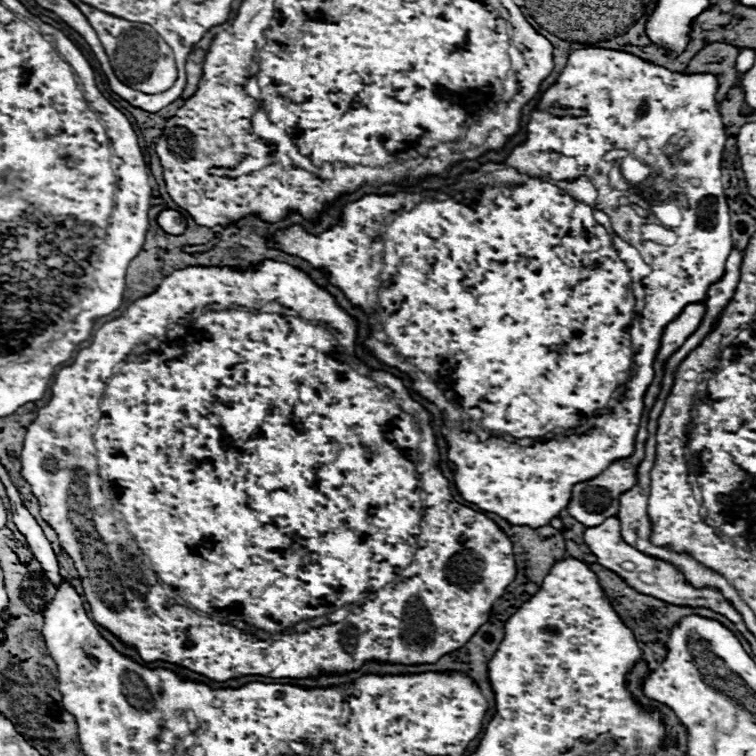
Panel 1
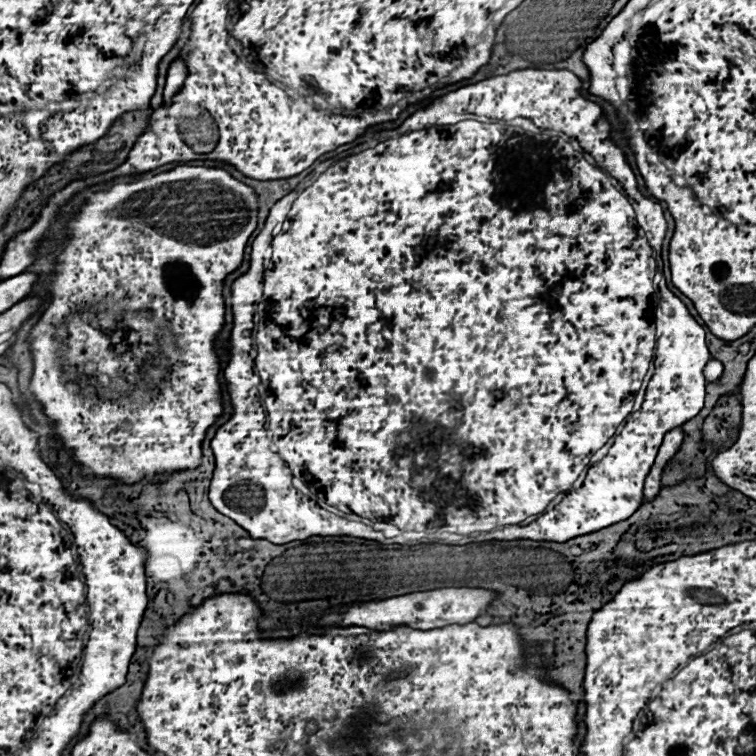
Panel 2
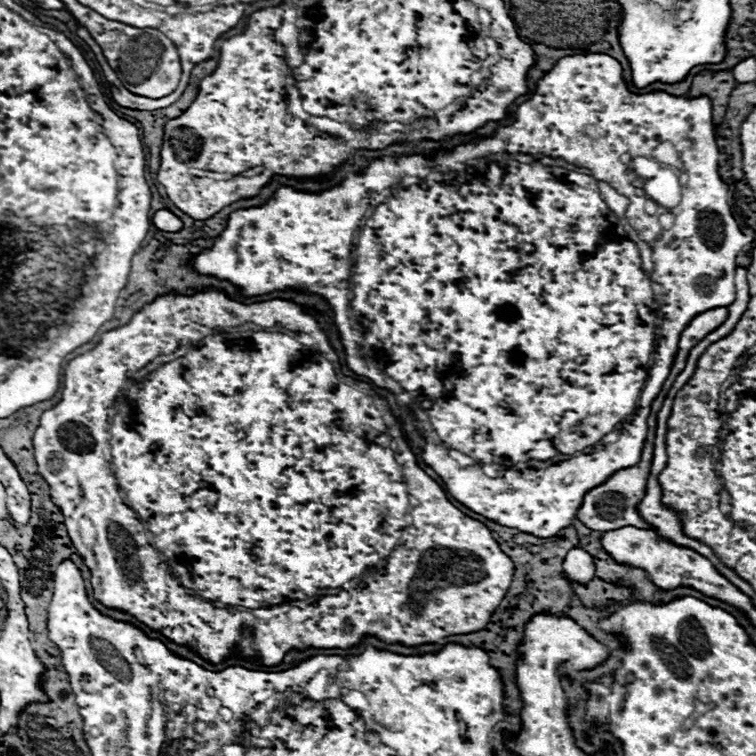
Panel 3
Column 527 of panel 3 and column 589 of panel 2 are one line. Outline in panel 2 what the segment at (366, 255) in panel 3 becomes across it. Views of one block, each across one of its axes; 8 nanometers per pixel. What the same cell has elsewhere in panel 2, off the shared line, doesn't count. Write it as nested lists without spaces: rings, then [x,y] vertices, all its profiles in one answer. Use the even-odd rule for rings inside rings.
[[[526,68],[526,70],[514,70],[514,72],[510,72],[510,74],[506,74],[506,76],[494,76],[494,78],[488,78],[488,80],[482,80],[482,82],[476,82],[476,84],[468,84],[468,86],[464,86],[464,88],[458,88],[458,90],[454,90],[454,92],[448,92],[448,94],[444,94],[444,96],[438,96],[438,98],[434,98],[434,100],[432,100],[432,104],[428,104],[428,106],[426,106],[426,108],[422,108],[422,110],[416,110],[416,112],[414,112],[414,114],[412,114],[412,116],[410,116],[410,118],[406,118],[406,120],[404,120],[404,122],[402,122],[402,124],[400,124],[400,126],[398,126],[398,128],[396,128],[396,130],[394,130],[394,132],[396,132],[396,134],[402,134],[402,136],[398,136],[398,138],[392,138],[392,140],[386,140],[386,142],[380,142],[380,144],[378,144],[378,146],[374,146],[374,148],[368,148],[368,150],[362,150],[362,152],[358,152],[358,154],[352,154],[352,156],[348,156],[348,158],[344,158],[344,160],[340,160],[340,162],[336,162],[336,164],[334,164],[334,166],[330,166],[330,168],[328,168],[328,170],[326,170],[326,172],[324,172],[324,174],[320,174],[320,176],[318,176],[318,178],[316,178],[316,180],[314,180],[314,182],[312,182],[312,184],[310,184],[310,186],[308,186],[308,188],[306,188],[306,190],[304,190],[304,192],[300,192],[300,196],[298,196],[298,198],[296,198],[296,200],[294,200],[294,204],[292,204],[292,212],[290,212],[290,216],[288,216],[288,218],[286,218],[286,214],[288,214],[288,208],[290,208],[290,204],[288,204],[288,202],[286,202],[286,204],[284,204],[284,200],[280,200],[280,202],[276,202],[276,204],[274,204],[274,206],[272,206],[272,208],[270,208],[270,214],[268,214],[268,218],[266,218],[266,222],[264,222],[264,228],[262,228],[262,230],[260,230],[260,234],[258,234],[258,236],[256,236],[256,238],[254,238],[254,242],[252,242],[252,252],[250,252],[250,268],[248,268],[248,272],[246,272],[246,274],[242,274],[242,276],[238,276],[238,278],[236,278],[236,280],[234,280],[234,282],[232,282],[232,286],[230,286],[230,300],[232,300],[232,314],[234,314],[234,326],[232,326],[232,332],[230,332],[230,340],[228,340],[228,350],[226,350],[226,352],[228,352],[228,364],[226,364],[226,368],[224,368],[224,380],[226,380],[226,382],[228,382],[228,384],[226,384],[226,388],[228,388],[228,396],[230,396],[230,404],[232,404],[232,416],[230,416],[230,420],[228,420],[228,422],[224,422],[224,424],[222,424],[222,426],[220,426],[220,428],[218,428],[218,432],[216,432],[216,436],[214,436],[214,438],[212,438],[212,442],[210,442],[210,446],[212,446],[212,452],[214,452],[214,458],[216,458],[216,468],[214,468],[214,476],[212,476],[212,482],[210,482],[210,492],[208,492],[208,496],[210,496],[210,502],[212,502],[212,506],[214,506],[214,508],[216,508],[216,510],[218,510],[218,512],[220,512],[220,514],[224,514],[224,516],[228,516],[228,518],[232,518],[232,520],[234,520],[234,522],[236,522],[236,524],[238,524],[238,526],[242,526],[242,528],[244,528],[244,530],[246,530],[246,532],[248,532],[248,534],[250,534],[250,536],[252,536],[252,538],[264,538],[264,540],[270,540],[270,542],[274,542],[274,544],[288,544],[288,542],[292,542],[292,540],[306,540],[306,538],[310,538],[310,536],[354,536],[354,538],[364,538],[364,540],[376,540],[376,542],[382,542],[382,544],[428,544],[428,540],[436,540],[436,542],[440,542],[440,544],[442,544],[442,542],[444,542],[444,544],[454,544],[454,534],[462,534],[462,536],[468,536],[468,534],[472,534],[472,532],[490,532],[490,530],[494,530],[494,528],[496,528],[496,526],[510,526],[510,524],[518,524],[518,522],[522,522],[522,520],[526,520],[526,518],[528,518],[528,516],[536,516],[536,514],[540,514],[540,515],[538,515],[538,517],[537,517],[537,519],[536,519],[536,520],[534,520],[534,521],[533,521],[533,522],[532,522],[532,524],[528,524],[528,526],[510,526],[510,528],[508,528],[508,530],[494,530],[494,534],[488,534],[488,536],[486,536],[486,540],[494,540],[494,538],[496,538],[496,540],[538,540],[538,542],[566,542],[566,540],[570,540],[570,538],[576,538],[576,536],[582,536],[582,534],[590,534],[590,532],[598,532],[598,530],[602,530],[602,528],[608,528],[608,526],[612,526],[612,524],[616,524],[616,522],[622,522],[622,520],[626,520],[626,518],[630,518],[630,514],[634,514],[634,510],[638,510],[638,506],[642,506],[642,500],[644,500],[644,480],[646,480],[646,476],[648,476],[648,472],[650,472],[650,468],[652,468],[652,464],[654,464],[654,460],[656,460],[656,454],[658,454],[658,448],[660,448],[660,444],[662,444],[662,440],[664,440],[664,436],[666,436],[666,432],[670,432],[670,430],[674,430],[674,428],[678,428],[678,426],[682,426],[682,424],[684,424],[684,422],[688,422],[688,420],[690,420],[690,418],[694,418],[694,416],[696,416],[696,414],[698,414],[698,412],[700,412],[700,410],[702,410],[702,406],[704,406],[704,388],[706,388],[706,380],[704,380],[704,366],[706,366],[706,362],[708,362],[708,360],[710,360],[710,354],[708,354],[708,348],[706,348],[706,344],[704,344],[704,328],[702,328],[702,326],[700,326],[700,324],[698,324],[698,322],[696,322],[696,320],[694,320],[694,318],[692,318],[692,316],[690,316],[690,312],[688,312],[688,308],[686,308],[686,306],[684,306],[684,302],[682,302],[682,300],[680,300],[680,298],[676,298],[676,296],[674,296],[674,294],[672,294],[672,292],[670,292],[670,290],[669,290],[669,289],[668,289],[668,287],[667,287],[667,284],[666,284],[666,280],[665,280],[665,278],[664,278],[664,276],[663,276],[663,275],[662,275],[662,273],[661,273],[661,272],[660,272],[660,271],[659,271],[659,270],[658,270],[658,267],[657,267],[657,269],[656,269],[656,263],[657,263],[657,265],[662,265],[662,259],[661,259],[661,257],[655,257],[655,260],[654,260],[654,258],[652,258],[652,248],[653,248],[653,250],[654,250],[654,251],[655,251],[655,253],[656,253],[656,255],[660,255],[660,254],[661,254],[661,250],[662,250],[662,246],[663,246],[663,243],[664,243],[664,241],[665,241],[665,239],[666,239],[666,235],[667,235],[667,232],[668,232],[668,234],[670,234],[670,232],[671,232],[671,230],[673,230],[673,229],[674,229],[674,220],[672,220],[672,221],[670,221],[670,220],[668,220],[668,219],[666,219],[666,218],[665,218],[665,215],[664,215],[664,209],[663,209],[663,207],[662,207],[662,205],[661,205],[661,204],[660,204],[660,202],[661,202],[661,201],[657,201],[657,200],[655,200],[655,199],[654,199],[654,198],[652,198],[652,197],[650,197],[650,196],[645,196],[645,195],[643,195],[643,196],[642,196],[642,194],[640,194],[640,192],[638,192],[638,188],[636,188],[636,176],[634,176],[634,172],[632,172],[632,168],[630,168],[630,166],[628,166],[628,162],[626,162],[626,158],[624,158],[624,148],[620,148],[620,146],[616,146],[616,144],[614,144],[614,142],[612,142],[612,140],[610,140],[610,132],[612,132],[612,126],[610,126],[610,122],[608,122],[608,120],[606,120],[606,118],[604,118],[604,116],[602,116],[602,108],[600,108],[600,106],[598,106],[598,104],[594,104],[594,102],[588,102],[588,100],[584,100],[584,98],[582,98],[582,94],[580,94],[580,88],[582,88],[582,82],[580,82],[580,80],[578,80],[578,78],[576,78],[576,76],[574,76],[574,74],[572,74],[572,72],[570,72],[570,70],[534,70],[534,68]],[[448,112],[454,112],[454,114],[461,114],[461,115],[455,115],[455,117],[454,117],[454,118],[453,118],[453,119],[452,119],[452,120],[451,120],[451,121],[449,121],[449,123],[450,123],[450,124],[452,124],[452,123],[453,123],[453,124],[452,124],[452,126],[434,126],[434,124],[436,124],[436,122],[438,122],[438,120],[440,120],[440,118],[442,118],[442,116],[446,116],[446,114],[448,114]],[[474,114],[478,114],[478,116],[477,116],[477,115],[474,115]],[[485,116],[490,116],[490,118],[498,118],[498,120],[511,120],[511,121],[510,121],[510,122],[509,122],[509,125],[511,125],[511,126],[514,126],[514,127],[521,127],[521,128],[523,128],[523,129],[524,129],[524,130],[525,130],[525,131],[526,131],[526,132],[530,132],[530,133],[532,133],[532,134],[540,134],[540,133],[542,133],[542,130],[541,130],[541,129],[540,129],[540,128],[550,128],[550,130],[560,130],[560,132],[564,132],[564,134],[568,134],[568,136],[570,136],[570,138],[576,138],[576,140],[578,140],[578,142],[580,142],[580,146],[582,146],[582,148],[584,148],[584,150],[590,150],[590,155],[589,155],[589,154],[586,154],[586,153],[583,153],[583,155],[584,155],[584,156],[585,156],[585,158],[587,158],[587,161],[588,161],[588,162],[589,162],[589,163],[590,163],[590,164],[588,164],[588,162],[586,162],[586,160],[584,160],[584,156],[568,156],[568,158],[552,158],[552,156],[550,156],[550,152],[548,152],[548,142],[538,142],[538,140],[534,140],[534,138],[528,138],[528,136],[524,136],[524,134],[510,134],[510,132],[508,132],[508,130],[506,130],[506,128],[504,128],[504,126],[502,126],[502,124],[492,124],[492,122],[491,122],[491,119],[490,119],[490,118],[488,118],[488,117],[485,117]],[[518,116],[522,116],[522,118],[521,118],[521,117],[518,117]],[[514,118],[515,118],[515,119],[514,119]],[[525,118],[530,118],[530,120],[529,120],[529,119],[525,119]],[[470,119],[472,119],[472,120],[470,120]],[[531,120],[532,120],[532,121],[531,121]],[[460,121],[462,121],[462,122],[460,122]],[[478,121],[480,121],[480,122],[478,122]],[[533,122],[534,122],[534,124],[538,124],[538,127],[536,127],[536,126],[535,126],[535,125],[534,125],[534,124],[533,124]],[[455,123],[458,123],[458,124],[455,124]],[[428,126],[430,126],[430,128],[428,128]],[[420,128],[424,128],[424,130],[420,130]],[[412,130],[416,130],[416,132],[412,132]],[[406,132],[408,132],[408,134],[406,134]],[[595,160],[596,160],[596,164],[598,164],[598,166],[600,166],[600,164],[602,164],[602,166],[600,166],[600,168],[604,168],[604,170],[606,170],[606,172],[608,172],[608,174],[607,174],[607,175],[608,175],[608,176],[606,176],[606,172],[604,172],[604,170],[600,170],[600,168],[598,168],[598,166],[594,166],[594,162],[595,162]],[[454,166],[456,166],[456,168],[454,168]],[[446,174],[448,174],[448,178],[446,178]],[[534,174],[536,174],[536,204],[534,204],[534,200],[532,200],[532,198],[530,198],[530,200],[528,200],[528,194],[526,194],[526,192],[534,192]],[[609,174],[614,174],[614,178],[613,178],[613,177],[611,177],[611,176],[610,176],[610,175],[609,175]],[[608,177],[609,177],[609,179],[610,179],[610,180],[608,180]],[[615,178],[616,178],[616,179],[615,179]],[[408,180],[410,180],[410,182],[408,182]],[[442,180],[444,180],[444,182],[442,182]],[[617,180],[620,180],[620,183],[619,183],[619,182],[618,182],[618,181],[617,181]],[[610,181],[611,181],[611,183],[612,183],[612,184],[613,184],[613,186],[612,186],[612,184],[610,184]],[[621,184],[622,184],[622,186],[621,186]],[[460,186],[462,186],[462,188],[460,188]],[[614,187],[615,187],[615,188],[614,188]],[[530,188],[532,188],[532,190],[530,190]],[[622,188],[624,188],[624,192],[626,192],[626,194],[628,194],[628,196],[630,196],[630,198],[632,198],[632,200],[634,200],[634,202],[636,202],[636,204],[637,204],[637,206],[634,206],[634,208],[636,208],[636,214],[634,214],[634,210],[632,210],[632,206],[630,206],[630,202],[628,202],[628,198],[626,198],[626,196],[622,196],[622,194],[620,194],[620,192],[618,192],[618,190],[619,190],[619,191],[621,191],[621,192],[623,192],[623,189],[622,189]],[[616,189],[617,189],[617,190],[616,190]],[[512,192],[514,192],[514,194],[512,194]],[[524,196],[526,196],[526,198],[524,198]],[[284,220],[286,220],[286,222],[284,222]],[[636,221],[637,221],[637,223],[638,223],[638,224],[640,224],[640,226],[642,226],[642,228],[644,228],[644,229],[642,229],[642,228],[638,228],[638,224],[636,224]],[[282,222],[284,222],[284,226],[282,226],[282,230],[280,230],[280,234],[278,234],[278,236],[274,236],[274,228],[276,228],[276,224],[282,224]],[[646,236],[647,236],[647,237],[646,237]],[[272,238],[274,238],[274,240],[272,240]],[[574,238],[576,238],[576,240],[574,240]],[[568,246],[570,246],[570,248],[568,248]],[[650,246],[651,246],[651,247],[652,247],[652,248],[650,248]],[[272,248],[274,248],[274,260],[272,260],[272,266],[270,266],[270,268],[268,268],[268,270],[266,270],[266,266],[268,266],[268,264],[270,264],[270,258],[272,258]],[[564,248],[566,248],[566,252],[564,252]],[[560,252],[562,252],[562,254],[560,254]],[[264,270],[266,270],[266,272],[264,272]],[[654,274],[655,274],[655,275],[654,275]],[[262,278],[264,278],[264,296],[266,296],[266,306],[264,306],[264,298],[262,298]],[[652,278],[653,278],[653,288],[652,288]],[[638,292],[642,292],[642,296],[628,296],[628,294],[638,294]],[[654,305],[655,305],[655,306],[657,306],[657,309],[659,309],[659,310],[658,310],[658,311],[659,311],[659,312],[661,312],[661,313],[662,313],[662,316],[661,316],[661,315],[660,315],[660,314],[659,314],[659,315],[658,315],[658,314],[657,314],[657,316],[656,316],[656,319],[658,319],[658,320],[661,320],[661,321],[662,321],[662,322],[664,322],[664,332],[662,332],[662,336],[660,336],[660,337],[659,337],[659,338],[658,338],[658,339],[657,339],[657,341],[656,341],[656,334],[654,334],[654,330],[656,330],[656,324],[654,324]],[[264,308],[266,308],[266,316],[264,316]],[[576,318],[580,318],[580,320],[582,320],[582,318],[584,318],[584,324],[582,324],[582,322],[580,322],[580,320],[578,320],[578,322],[574,322],[574,320],[576,320]],[[260,320],[264,320],[264,322],[262,322],[262,324],[258,324],[258,322],[260,322]],[[572,322],[574,322],[574,324],[572,324]],[[256,324],[258,324],[258,334],[256,334],[256,338],[254,338],[254,328],[256,328]],[[256,340],[258,340],[258,346],[256,346]],[[654,344],[656,344],[656,347],[655,347],[655,350],[654,350]],[[652,350],[654,350],[654,365],[656,365],[656,368],[655,368],[655,370],[654,370],[654,376],[652,376],[652,380],[650,380],[650,382],[648,382],[648,390],[646,390],[646,396],[644,396],[644,402],[642,402],[642,408],[640,408],[640,410],[636,410],[636,412],[632,412],[632,404],[634,404],[634,396],[636,396],[636,392],[638,392],[638,390],[640,390],[640,384],[642,384],[642,378],[644,378],[644,374],[646,374],[646,372],[648,372],[648,366],[650,366],[650,360],[652,360]],[[566,360],[568,360],[568,362],[566,362]],[[682,360],[684,360],[684,362],[682,362]],[[254,364],[256,364],[256,370],[258,370],[258,374],[254,374]],[[259,384],[260,384],[260,386],[262,386],[262,388],[264,388],[264,392],[262,392],[262,394],[260,394],[260,396],[259,396],[259,395],[258,395],[258,393],[259,393],[259,390],[258,390],[258,386],[259,386]],[[262,396],[266,396],[266,398],[264,398],[264,404],[266,404],[266,410],[268,410],[268,429],[267,429],[267,427],[264,427],[264,426],[265,426],[265,424],[266,424],[266,422],[267,422],[267,414],[266,414],[266,410],[264,410],[264,408],[262,408],[262,402],[260,402],[260,400],[262,400]],[[628,400],[632,400],[632,402],[628,402]],[[600,408],[610,408],[610,410],[600,410]],[[630,412],[632,412],[632,414],[630,414]],[[628,414],[630,414],[630,416],[628,416]],[[572,416],[574,416],[574,418],[572,418]],[[626,416],[628,416],[628,418],[626,418]],[[624,418],[626,418],[626,424],[624,424],[624,428],[622,428],[622,432],[620,432],[620,434],[616,434],[616,428],[618,428],[618,424],[620,424],[620,422],[624,422]],[[262,430],[264,430],[264,432],[262,432]],[[268,430],[270,430],[270,432],[272,432],[272,434],[269,434],[269,432],[268,432]],[[614,434],[616,434],[616,438],[614,438],[614,444],[612,444],[612,448],[610,448],[610,450],[608,450],[608,454],[606,454],[606,458],[602,458],[602,460],[600,460],[600,462],[596,462],[596,464],[594,464],[594,466],[592,466],[592,468],[590,468],[590,470],[588,470],[588,474],[586,474],[586,480],[584,480],[584,484],[582,484],[582,486],[580,486],[580,488],[576,488],[576,490],[570,490],[570,486],[572,486],[572,482],[574,482],[574,480],[576,480],[576,478],[578,478],[578,476],[580,476],[580,474],[582,474],[582,472],[584,472],[584,470],[586,470],[586,466],[588,466],[588,462],[590,462],[590,456],[592,456],[592,454],[594,454],[594,452],[596,452],[596,450],[600,450],[600,448],[602,448],[602,446],[604,446],[604,444],[606,444],[606,442],[608,442],[608,440],[610,440],[610,438],[612,438],[612,436],[614,436]],[[238,448],[240,448],[240,450],[238,450]],[[271,450],[272,450],[272,451],[271,451]],[[282,460],[284,460],[284,462],[286,462],[286,464],[288,464],[288,466],[286,466],[286,464],[284,464],[284,462],[282,462]],[[288,468],[289,468],[289,469],[290,469],[290,470],[291,470],[291,472],[290,472],[290,470],[288,470]],[[292,475],[293,475],[293,476],[294,476],[294,477],[301,477],[301,478],[302,478],[302,480],[303,480],[303,481],[304,481],[304,482],[306,482],[306,484],[308,484],[308,486],[309,486],[309,488],[310,488],[310,490],[312,490],[312,491],[313,491],[313,492],[317,492],[317,488],[318,488],[318,490],[320,490],[320,492],[326,492],[326,502],[328,502],[328,504],[336,504],[336,506],[338,506],[338,508],[340,508],[340,510],[342,510],[342,512],[346,512],[346,514],[356,514],[356,516],[362,516],[362,518],[368,518],[368,520],[372,520],[372,522],[382,522],[382,520],[390,520],[390,518],[392,518],[392,516],[398,516],[398,518],[400,518],[400,516],[402,516],[402,522],[404,522],[404,526],[402,526],[402,530],[406,530],[406,532],[402,532],[402,534],[398,534],[398,536],[394,536],[394,538],[386,538],[386,536],[384,536],[384,534],[382,534],[382,532],[380,532],[380,530],[374,530],[374,528],[372,528],[372,526],[368,526],[368,524],[362,524],[362,522],[354,522],[354,520],[346,520],[346,518],[340,518],[340,516],[336,516],[336,514],[332,514],[332,512],[328,512],[328,510],[324,510],[324,508],[320,508],[320,506],[318,506],[318,504],[316,504],[316,502],[314,502],[314,500],[308,500],[308,498],[304,498],[304,496],[300,496],[300,494],[298,494],[298,490],[296,490],[296,488],[294,488],[294,486],[292,486]],[[244,480],[250,480],[250,484],[244,484]],[[566,490],[570,490],[570,494],[566,494],[566,498],[564,498],[564,500],[562,500],[562,502],[560,502],[560,504],[558,504],[558,506],[554,506],[554,508],[552,508],[552,510],[548,510],[548,512],[546,512],[546,514],[542,514],[542,512],[544,512],[544,510],[546,510],[546,508],[548,508],[548,504],[550,504],[550,502],[552,502],[552,500],[554,500],[554,498],[556,498],[556,496],[558,496],[558,494],[560,494],[560,492],[566,492]],[[282,508],[284,508],[284,510],[282,510]],[[541,514],[542,514],[542,515],[541,515]],[[434,528],[446,528],[446,532],[454,532],[454,534],[446,534],[446,536],[440,536],[440,538],[432,538],[432,536],[422,536],[422,532],[430,532],[430,530],[434,530]],[[410,530],[416,530],[416,532],[410,532]]]

